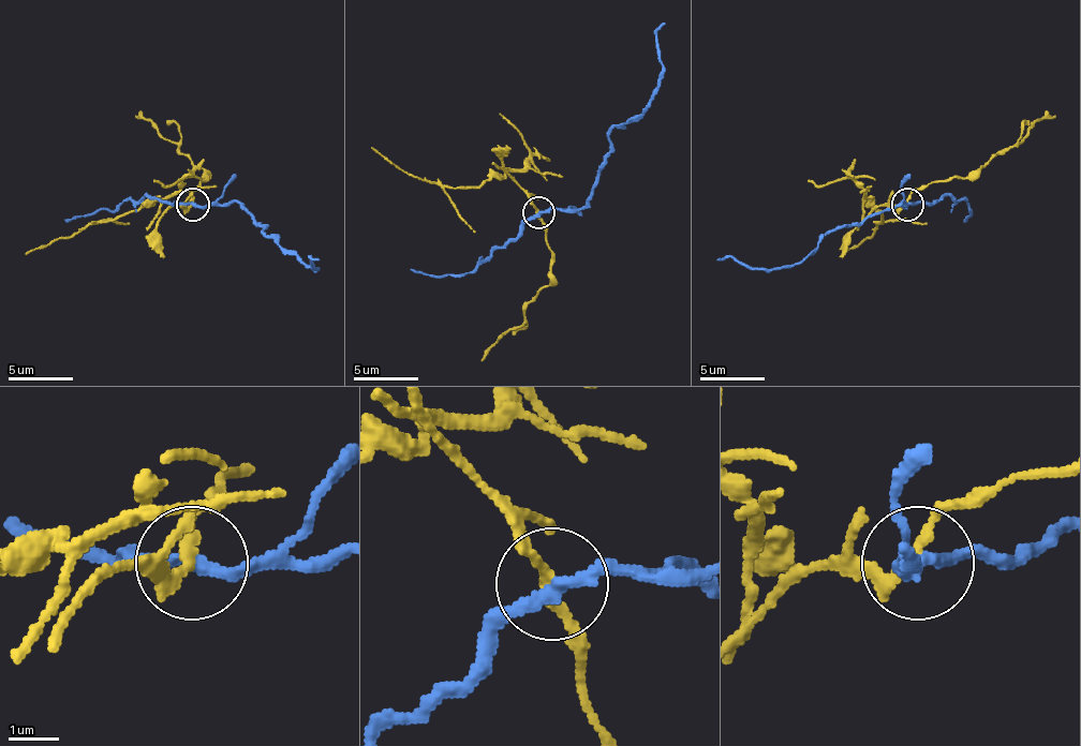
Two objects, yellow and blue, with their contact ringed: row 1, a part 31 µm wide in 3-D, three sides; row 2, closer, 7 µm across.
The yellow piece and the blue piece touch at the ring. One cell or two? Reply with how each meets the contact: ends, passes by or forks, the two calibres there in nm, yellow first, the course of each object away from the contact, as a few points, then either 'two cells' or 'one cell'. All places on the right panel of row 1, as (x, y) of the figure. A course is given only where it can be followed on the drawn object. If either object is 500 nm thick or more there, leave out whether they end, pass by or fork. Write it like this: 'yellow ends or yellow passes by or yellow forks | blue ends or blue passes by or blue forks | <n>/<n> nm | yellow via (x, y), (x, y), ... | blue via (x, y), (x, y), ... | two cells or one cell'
yellow passes by | blue passes by | 200/240 nm | yellow via (907, 202), (869, 211), (862, 205), (869, 202), (882, 211), (882, 222), (869, 238), (843, 254) | blue via (907, 205), (901, 202), (856, 225), (827, 232), (790, 267), (755, 267), (726, 257), (716, 260) | two cells

